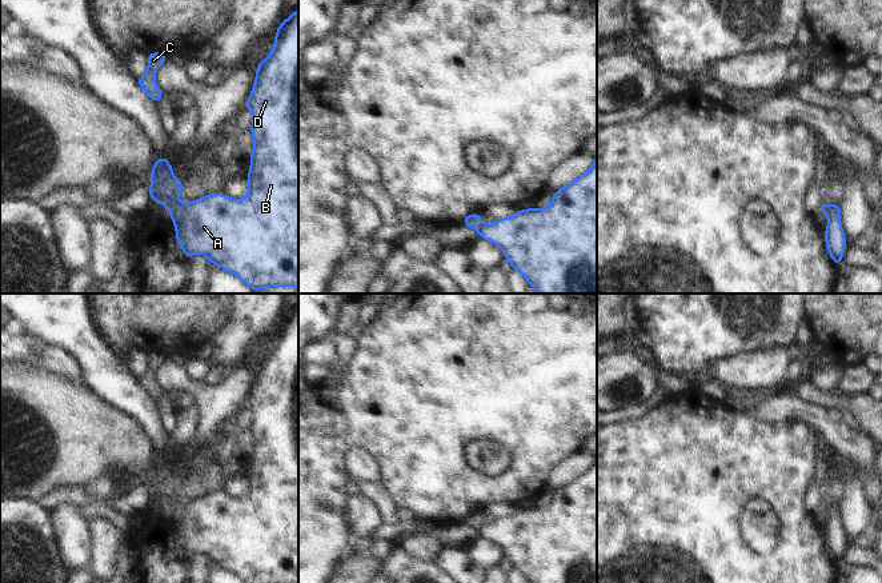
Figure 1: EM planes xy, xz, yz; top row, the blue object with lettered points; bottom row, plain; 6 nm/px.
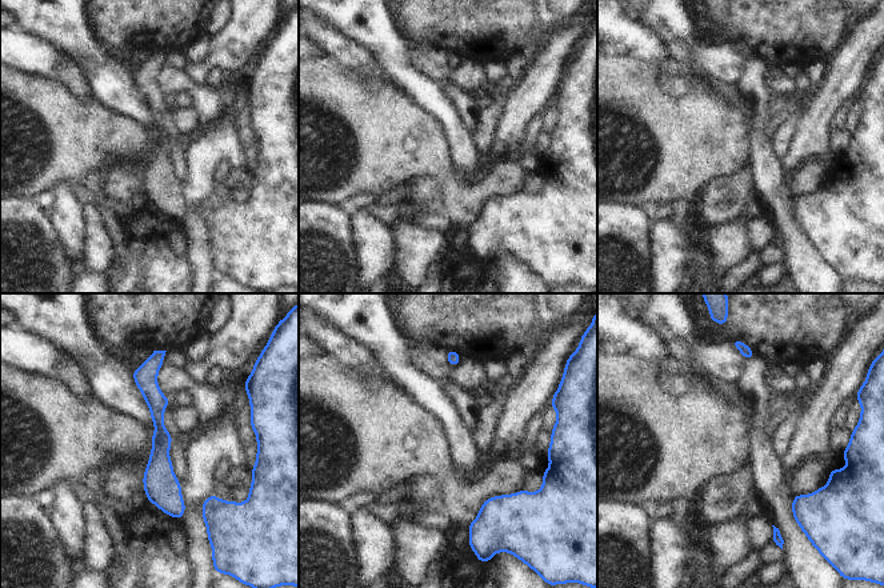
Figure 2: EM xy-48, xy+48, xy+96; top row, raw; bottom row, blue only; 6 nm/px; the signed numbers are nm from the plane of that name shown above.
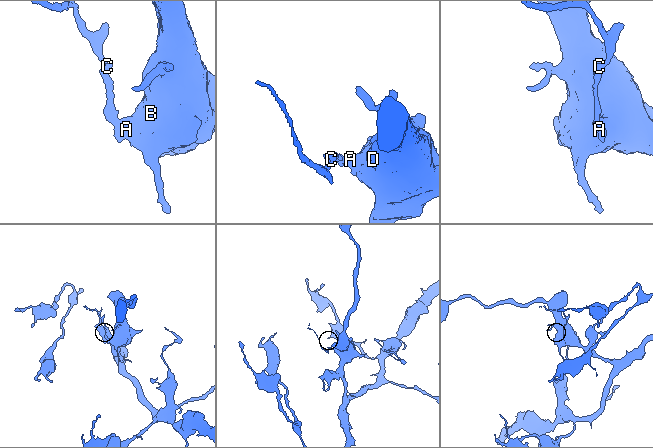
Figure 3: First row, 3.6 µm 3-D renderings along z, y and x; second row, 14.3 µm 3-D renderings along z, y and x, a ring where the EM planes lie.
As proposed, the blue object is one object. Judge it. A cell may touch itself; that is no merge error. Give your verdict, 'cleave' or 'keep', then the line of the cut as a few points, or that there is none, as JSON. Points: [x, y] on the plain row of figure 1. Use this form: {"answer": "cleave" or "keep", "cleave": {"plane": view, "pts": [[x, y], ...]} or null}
{"answer": "cleave", "cleave": {"plane": "xy", "pts": [[184, 502], [181, 516], [175, 522]]}}

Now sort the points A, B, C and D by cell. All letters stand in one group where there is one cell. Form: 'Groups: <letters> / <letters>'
Groups: A B D / C

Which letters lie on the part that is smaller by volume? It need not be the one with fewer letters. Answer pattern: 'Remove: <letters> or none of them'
Remove: C

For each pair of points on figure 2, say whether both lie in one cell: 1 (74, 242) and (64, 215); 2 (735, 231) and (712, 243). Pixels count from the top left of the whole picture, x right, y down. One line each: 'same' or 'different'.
1: same
2: same

